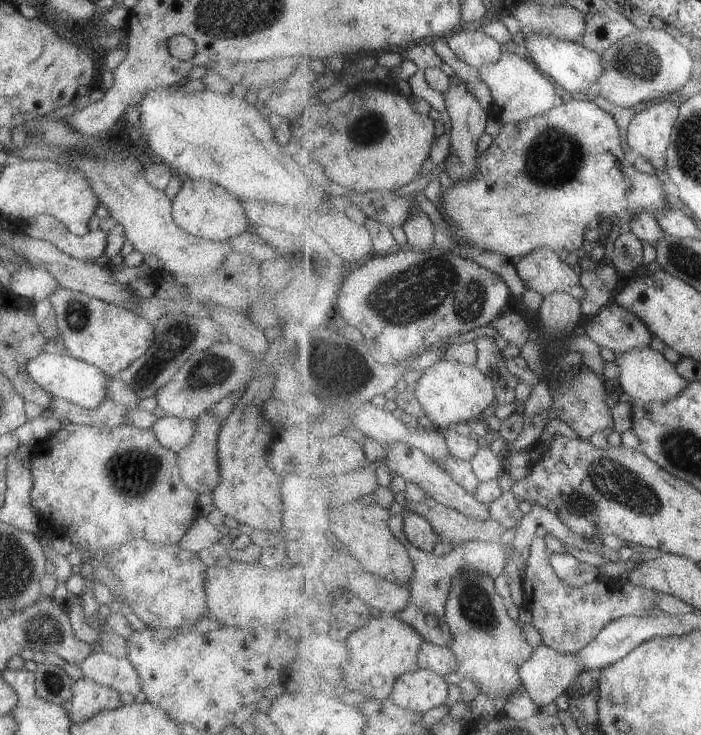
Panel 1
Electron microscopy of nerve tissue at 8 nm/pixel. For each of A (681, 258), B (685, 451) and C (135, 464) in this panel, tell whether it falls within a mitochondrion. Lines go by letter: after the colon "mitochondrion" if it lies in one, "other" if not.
A: mitochondrion
B: mitochondrion
C: mitochondrion

